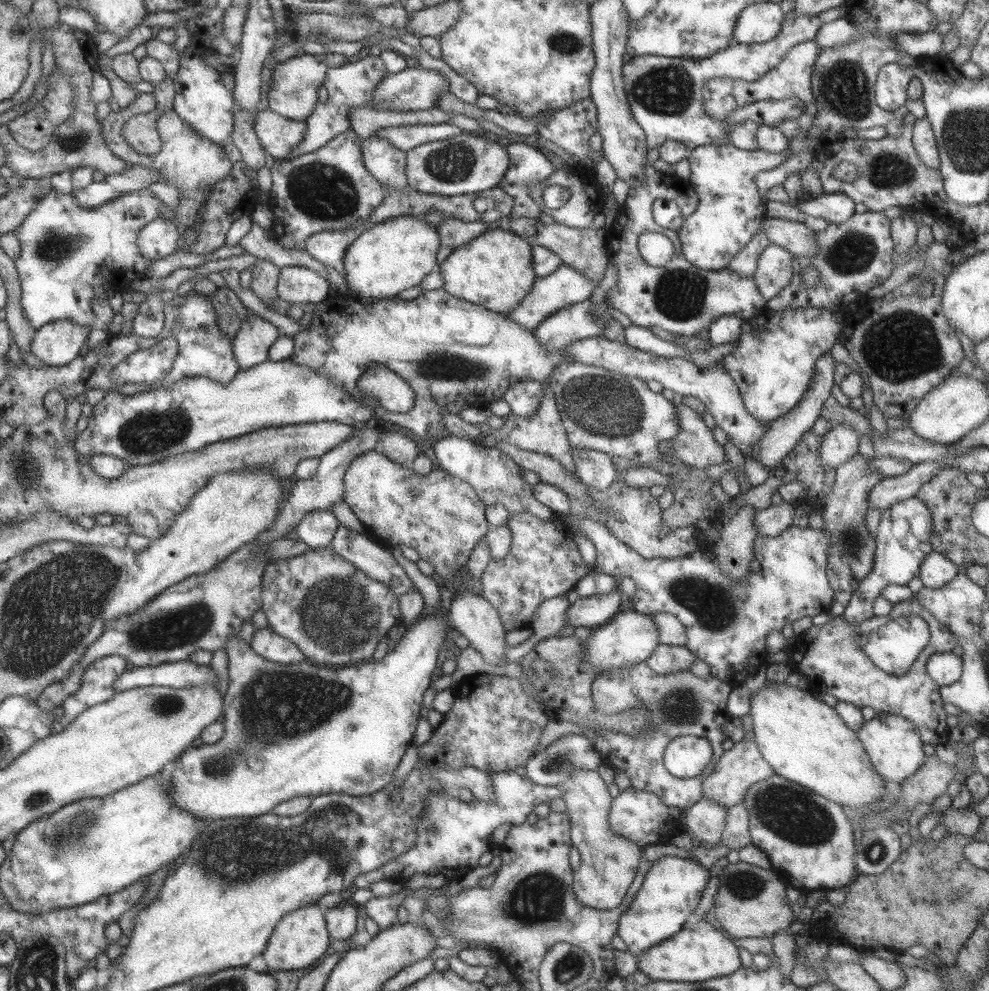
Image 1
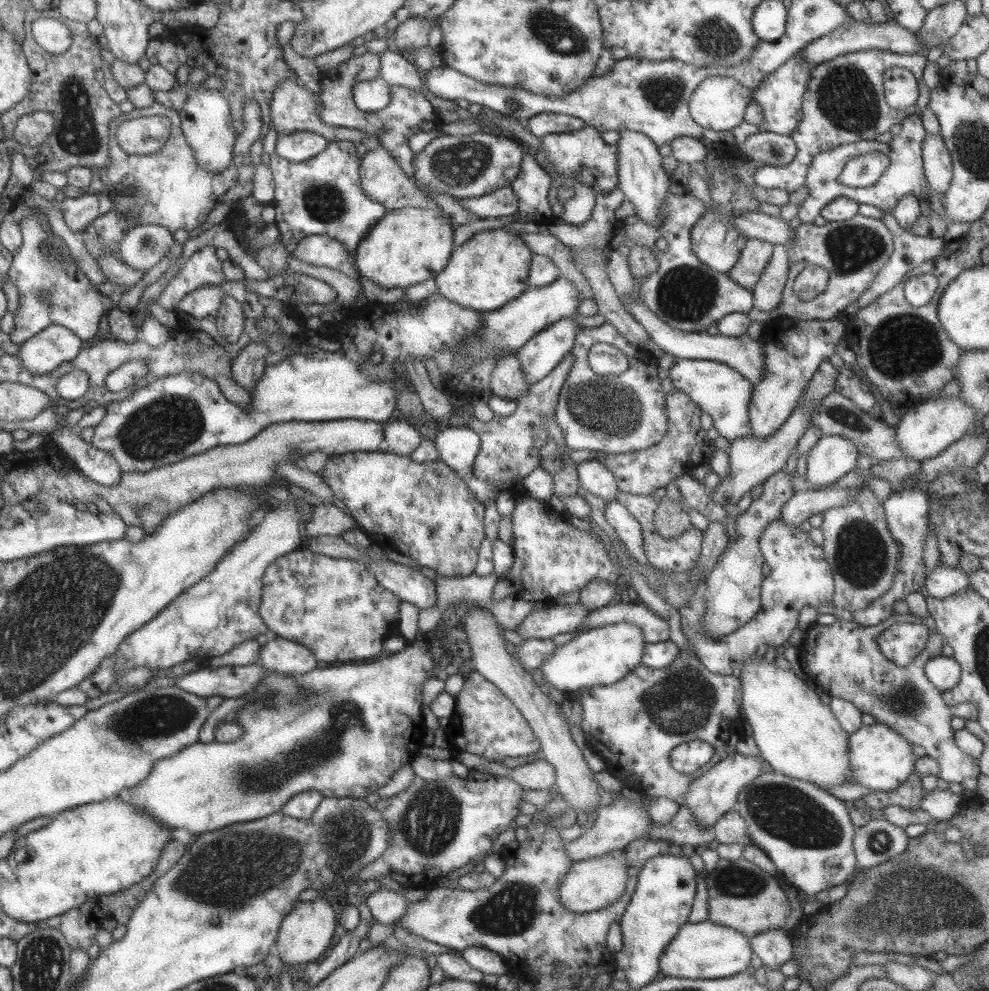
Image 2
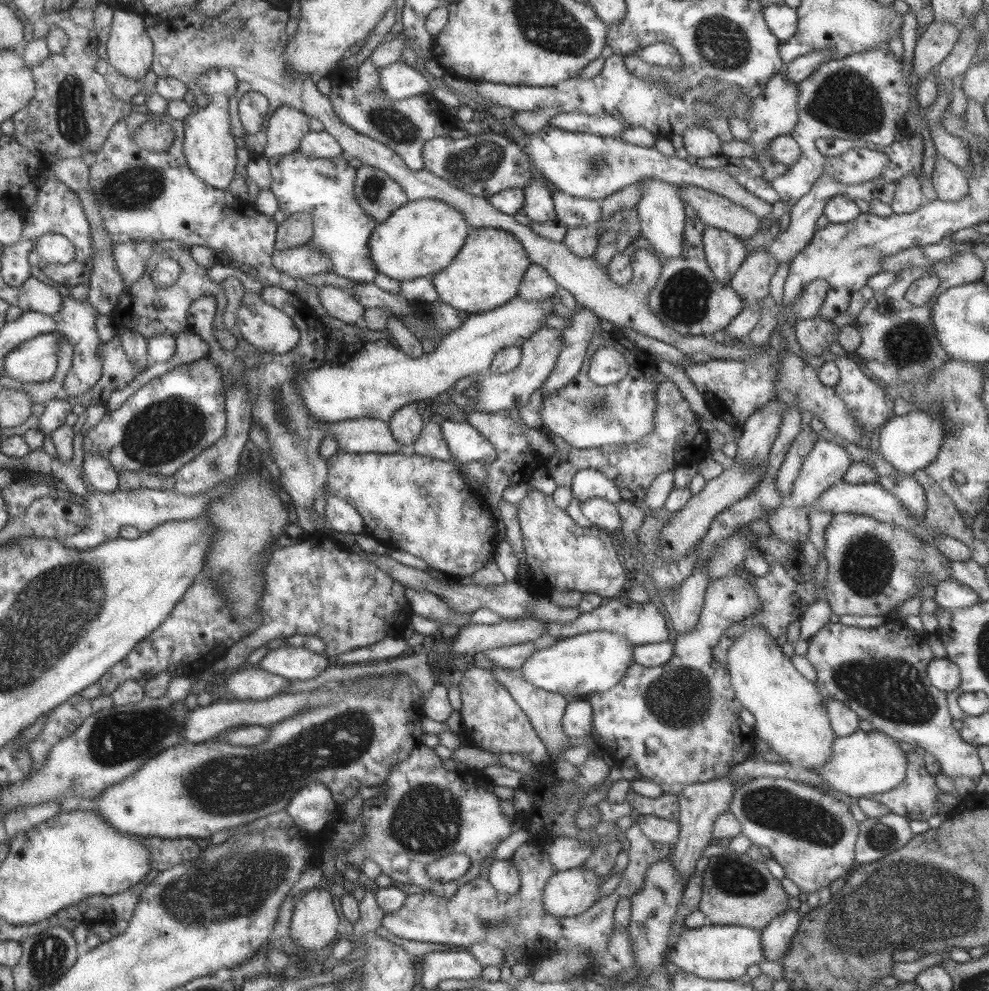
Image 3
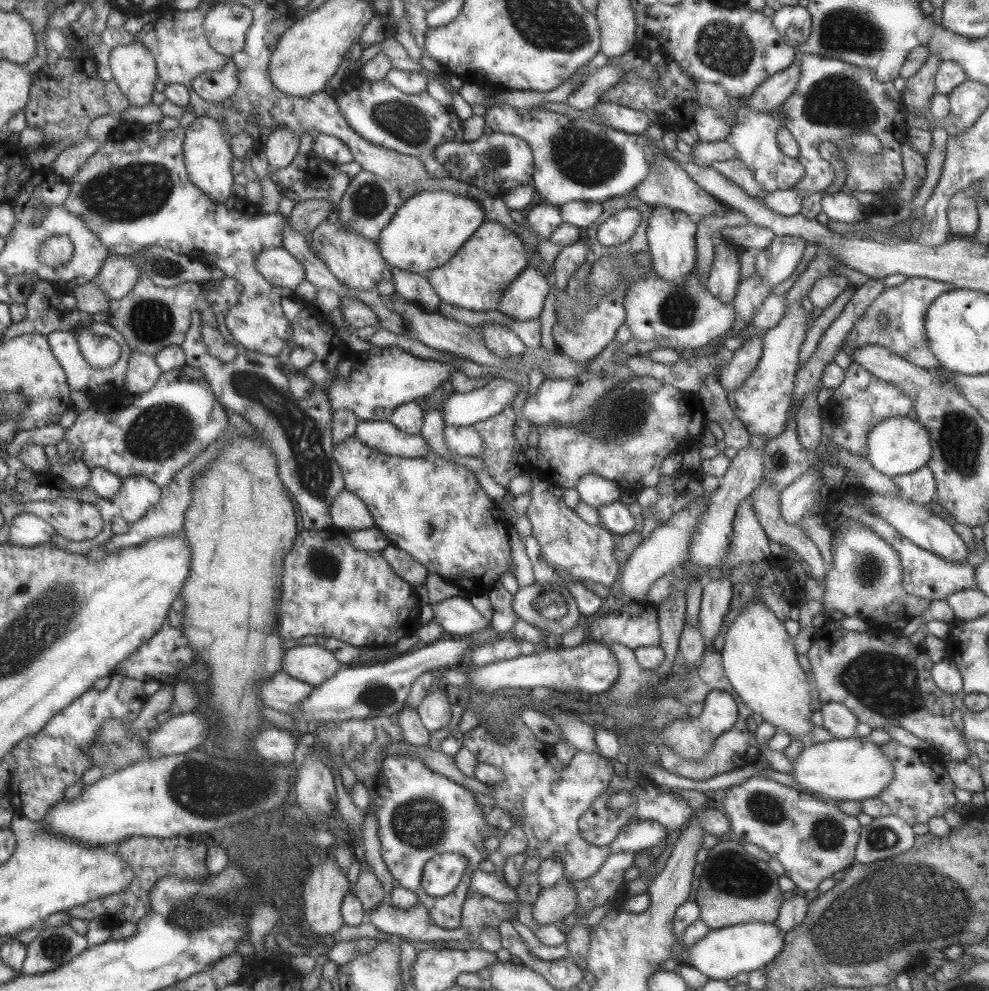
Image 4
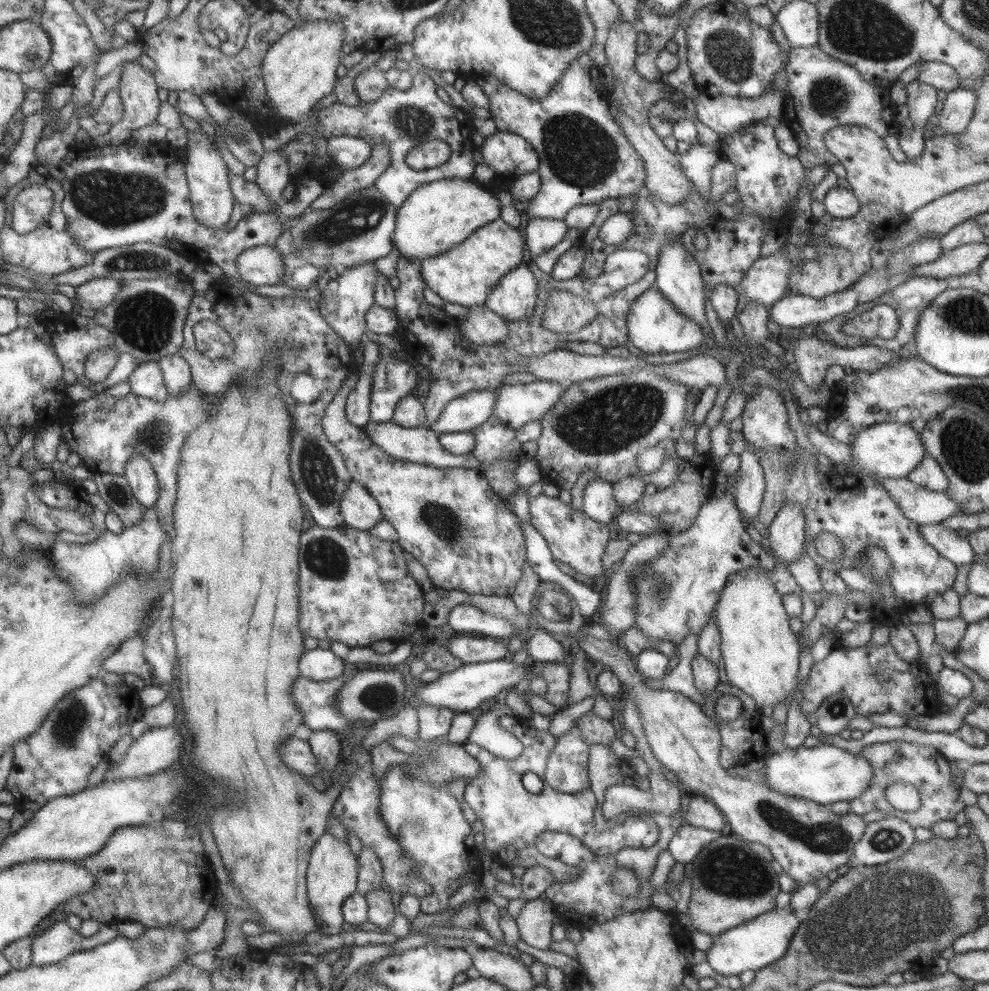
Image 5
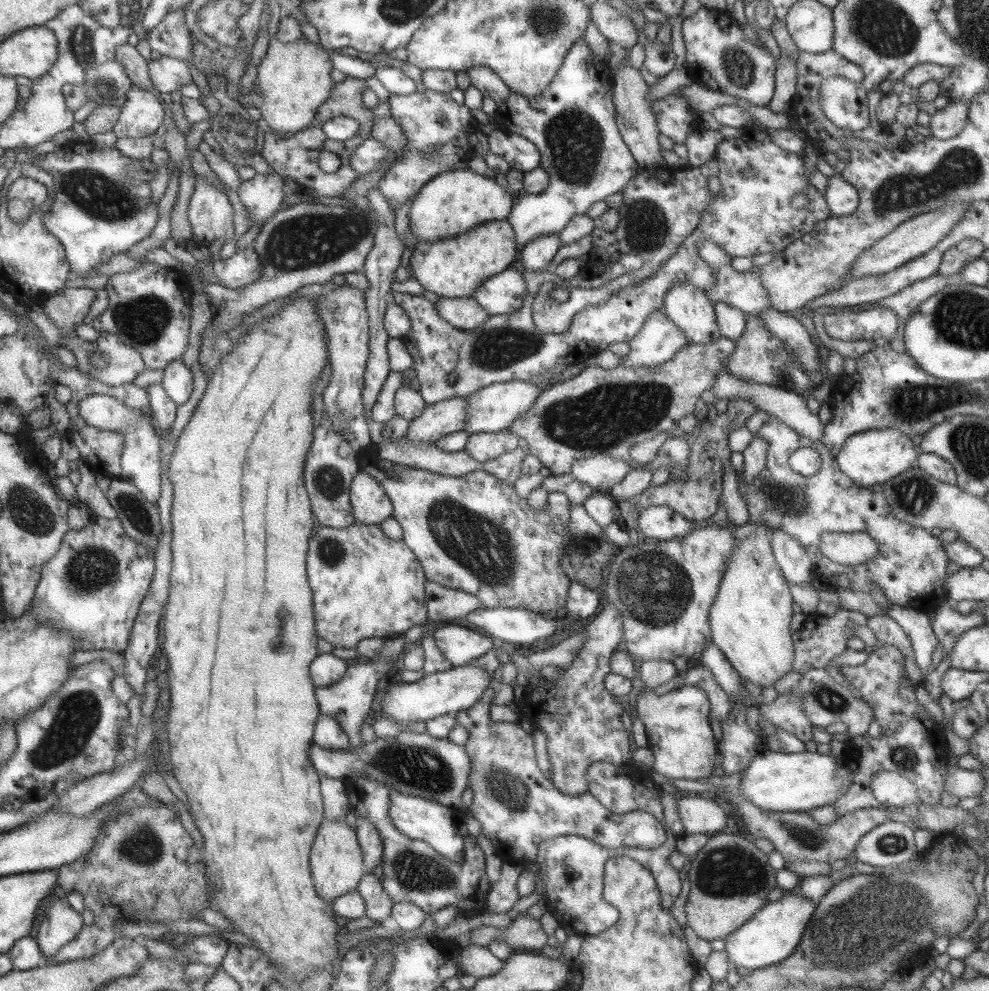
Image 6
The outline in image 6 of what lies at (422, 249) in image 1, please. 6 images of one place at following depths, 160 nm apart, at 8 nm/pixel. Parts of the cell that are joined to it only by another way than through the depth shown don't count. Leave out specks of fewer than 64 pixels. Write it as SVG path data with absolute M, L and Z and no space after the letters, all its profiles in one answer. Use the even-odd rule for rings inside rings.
M470 169L442 172L429 179L417 191L409 208L409 231L412 238L419 242L431 242L432 240L445 240L446 238L461 235L471 228L491 220L506 220L511 210L511 192L505 191L495 183L494 179L479 175Z

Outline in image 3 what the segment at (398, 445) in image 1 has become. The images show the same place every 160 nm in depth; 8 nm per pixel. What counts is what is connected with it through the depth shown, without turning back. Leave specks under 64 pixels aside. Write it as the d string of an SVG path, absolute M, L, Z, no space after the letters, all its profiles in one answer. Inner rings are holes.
M406 404L398 408L388 420L392 437L405 447L409 447L415 442L423 425L419 411L413 404Z

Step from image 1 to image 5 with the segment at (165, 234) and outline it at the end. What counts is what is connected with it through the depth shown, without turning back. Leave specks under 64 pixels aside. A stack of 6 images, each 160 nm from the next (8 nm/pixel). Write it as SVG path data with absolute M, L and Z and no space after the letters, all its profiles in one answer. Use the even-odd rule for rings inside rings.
M113 277L86 280L76 287L76 300L73 300L73 306L94 311L107 306L120 292L120 281Z

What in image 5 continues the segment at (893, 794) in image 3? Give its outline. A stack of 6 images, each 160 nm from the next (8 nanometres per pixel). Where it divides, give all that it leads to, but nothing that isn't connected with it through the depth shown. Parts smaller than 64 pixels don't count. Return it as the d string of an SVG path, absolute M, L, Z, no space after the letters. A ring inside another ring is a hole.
M903 742L873 743L864 746L859 755L863 755L870 763L872 777L868 786L859 797L851 799L848 803L850 812L861 816L871 810L881 810L881 797L884 790L896 782L910 784L919 793L920 805L915 812L907 812L903 819L911 828L929 828L938 820L960 820L959 816L965 807L960 794L953 785L952 774L948 769L948 760L934 748L922 744Z

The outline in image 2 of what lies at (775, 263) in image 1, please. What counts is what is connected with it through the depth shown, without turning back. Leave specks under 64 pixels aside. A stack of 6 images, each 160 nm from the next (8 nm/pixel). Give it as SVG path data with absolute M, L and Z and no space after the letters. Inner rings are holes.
M785 244L772 245L772 253L752 288L753 307L763 312L778 306L788 275Z

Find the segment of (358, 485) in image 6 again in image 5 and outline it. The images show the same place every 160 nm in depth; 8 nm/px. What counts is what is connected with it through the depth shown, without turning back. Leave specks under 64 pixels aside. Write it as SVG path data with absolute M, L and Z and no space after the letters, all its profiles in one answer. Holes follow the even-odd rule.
M353 481L343 491L339 512L343 519L342 524L355 530L368 531L382 519L375 499L362 484Z

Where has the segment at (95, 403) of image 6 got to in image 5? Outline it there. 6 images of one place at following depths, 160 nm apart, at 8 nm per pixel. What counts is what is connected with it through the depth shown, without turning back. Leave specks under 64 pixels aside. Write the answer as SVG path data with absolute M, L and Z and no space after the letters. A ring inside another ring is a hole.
M134 456L125 463L123 475L137 502L143 507L153 507L158 499L158 482L149 461Z

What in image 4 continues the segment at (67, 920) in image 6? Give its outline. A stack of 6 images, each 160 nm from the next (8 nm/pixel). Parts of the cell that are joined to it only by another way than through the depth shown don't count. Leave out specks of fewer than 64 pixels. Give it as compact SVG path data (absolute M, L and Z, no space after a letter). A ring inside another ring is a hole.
M69 925L39 926L39 932L26 946L20 974L49 972L88 947L86 938Z

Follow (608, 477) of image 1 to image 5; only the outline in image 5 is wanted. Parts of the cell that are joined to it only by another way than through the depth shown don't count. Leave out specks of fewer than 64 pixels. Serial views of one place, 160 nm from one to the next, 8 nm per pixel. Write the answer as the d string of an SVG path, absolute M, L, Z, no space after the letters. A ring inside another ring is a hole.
M595 479L583 487L581 511L591 520L607 525L621 509L614 499L612 482Z

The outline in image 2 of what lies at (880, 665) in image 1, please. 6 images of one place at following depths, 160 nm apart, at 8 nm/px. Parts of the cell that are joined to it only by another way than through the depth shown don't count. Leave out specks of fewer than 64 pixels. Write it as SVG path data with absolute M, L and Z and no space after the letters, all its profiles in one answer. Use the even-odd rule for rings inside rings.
M919 488L891 492L882 502L885 522L891 540L898 544L897 572L893 574L893 582L889 590L885 590L879 598L875 598L867 608L852 612L852 621L860 626L880 626L880 622L893 614L893 602L904 600L905 594L919 591L924 582L925 566L923 566L923 547L928 535L928 495ZM909 617L885 627L875 636L875 643L880 653L895 666L907 666L925 647L928 637L929 630Z

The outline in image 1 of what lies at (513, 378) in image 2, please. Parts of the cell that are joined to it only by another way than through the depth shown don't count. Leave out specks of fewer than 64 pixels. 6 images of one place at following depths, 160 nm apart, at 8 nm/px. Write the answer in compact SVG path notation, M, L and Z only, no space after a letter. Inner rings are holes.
M536 380L514 382L501 398L508 404L511 414L525 419L539 408L543 398L543 384Z

